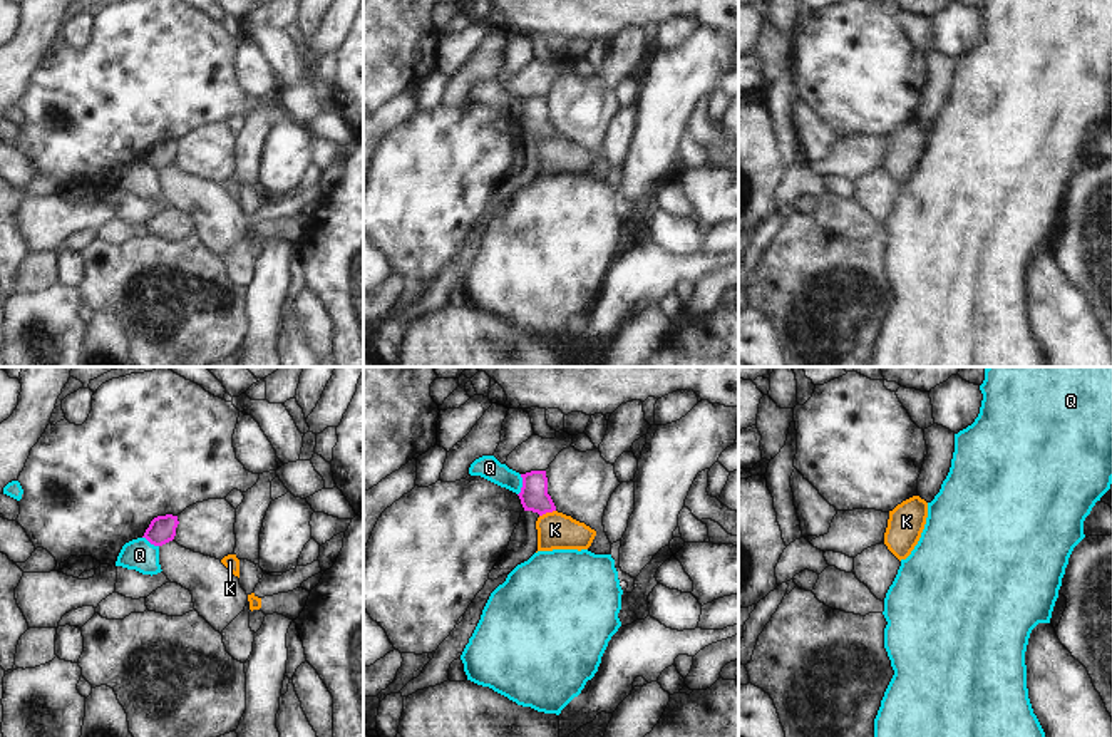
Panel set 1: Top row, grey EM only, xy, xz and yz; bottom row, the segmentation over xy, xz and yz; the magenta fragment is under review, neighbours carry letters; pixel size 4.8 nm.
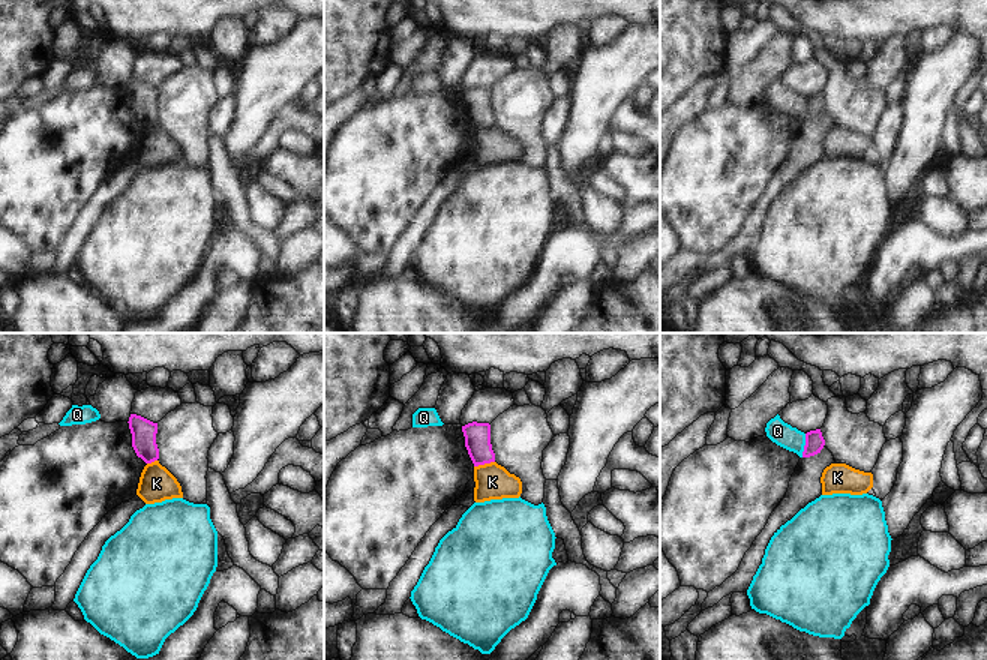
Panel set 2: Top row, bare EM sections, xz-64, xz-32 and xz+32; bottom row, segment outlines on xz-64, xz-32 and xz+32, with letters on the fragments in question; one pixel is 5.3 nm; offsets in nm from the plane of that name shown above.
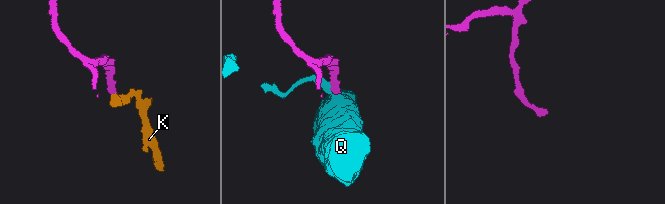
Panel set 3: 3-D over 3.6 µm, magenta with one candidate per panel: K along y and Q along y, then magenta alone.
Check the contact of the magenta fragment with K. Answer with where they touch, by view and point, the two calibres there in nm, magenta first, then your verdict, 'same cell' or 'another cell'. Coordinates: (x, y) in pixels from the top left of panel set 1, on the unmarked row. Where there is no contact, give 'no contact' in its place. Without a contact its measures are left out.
meets magenta in xz at (546, 136); 130 nm thick on the magenta side, 180 nm on the other; another cell

